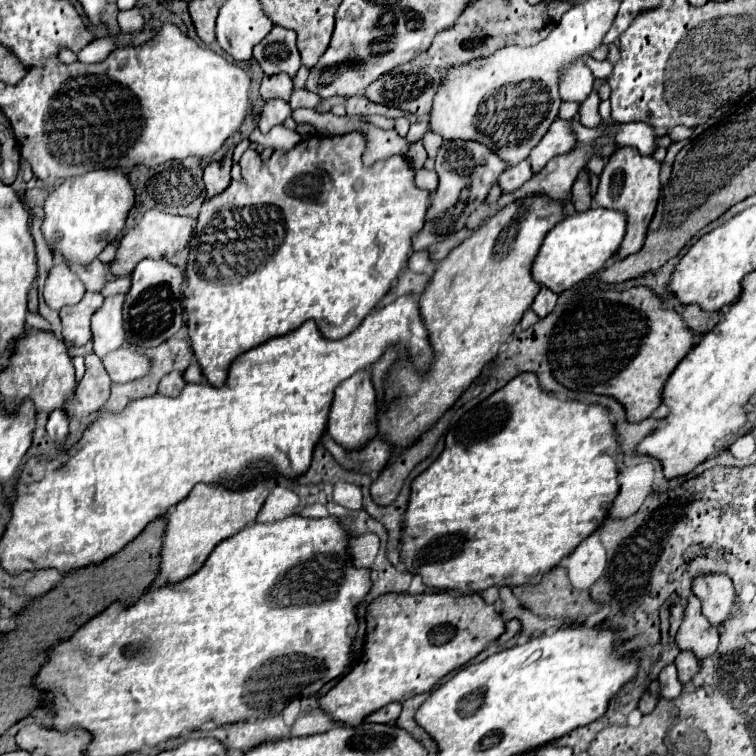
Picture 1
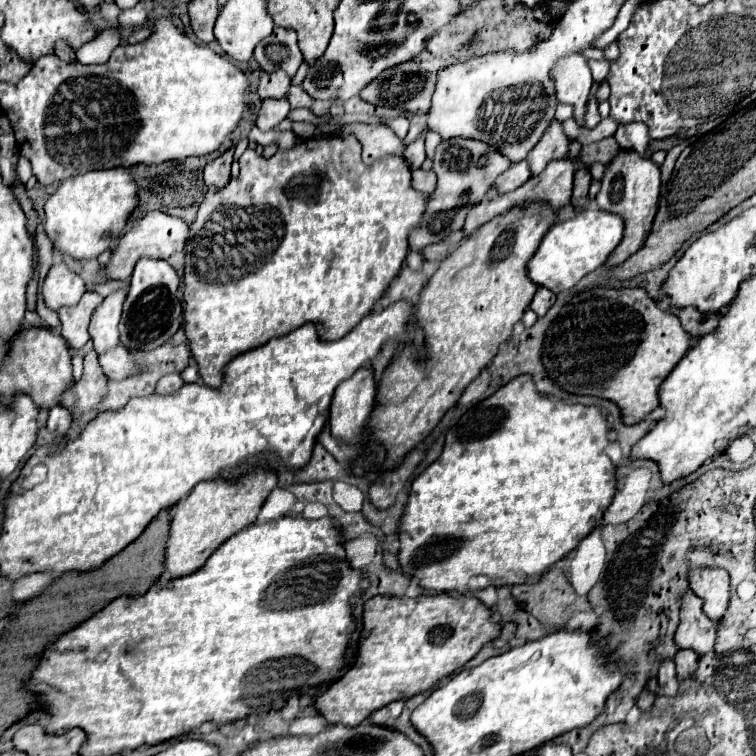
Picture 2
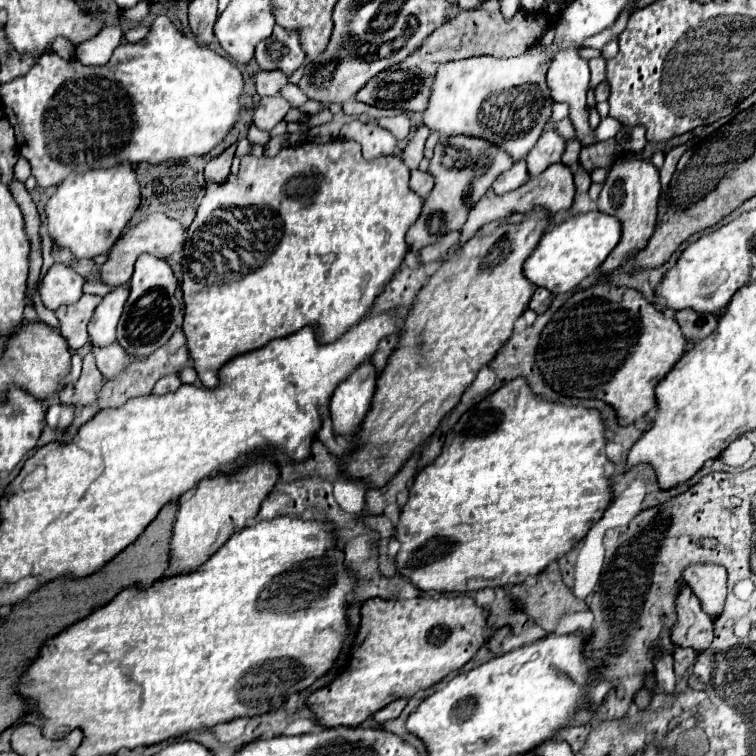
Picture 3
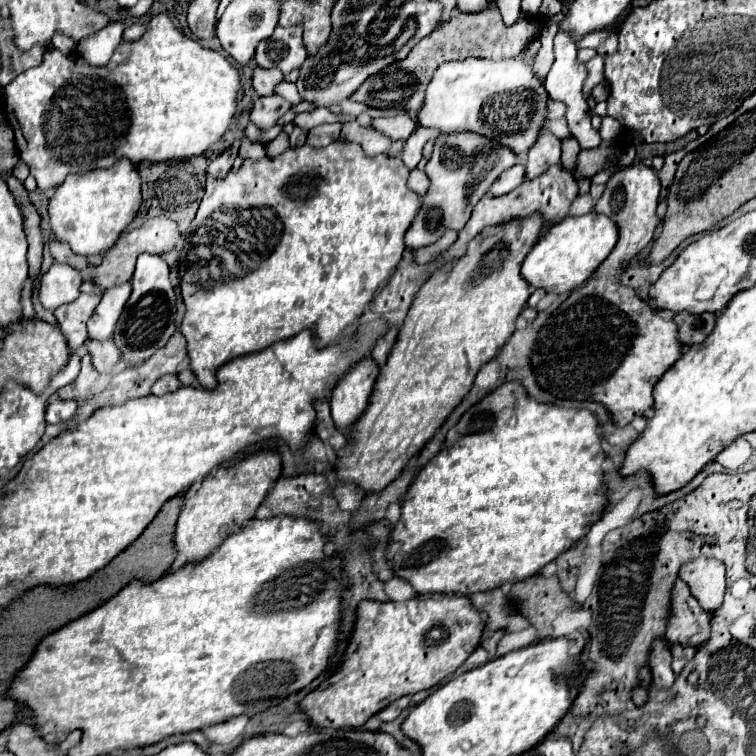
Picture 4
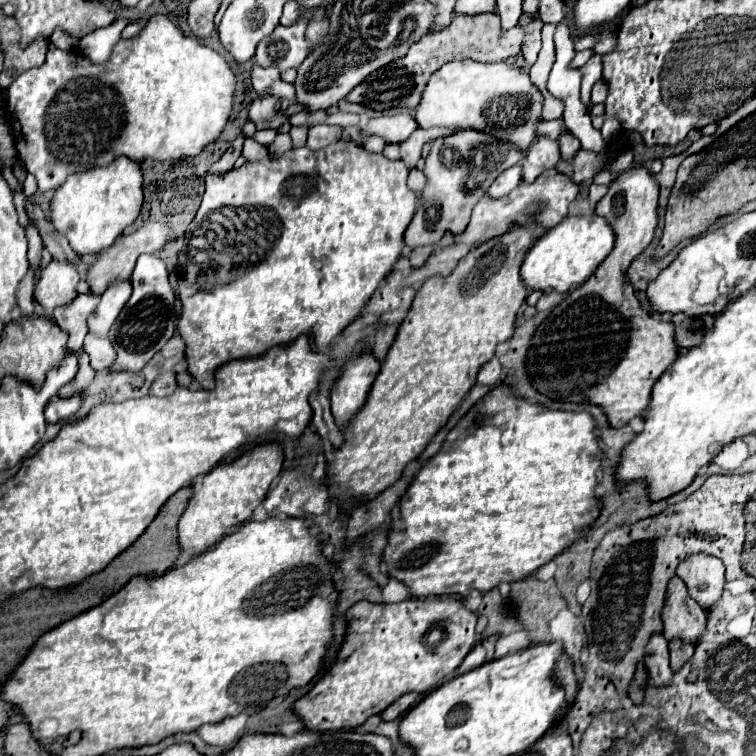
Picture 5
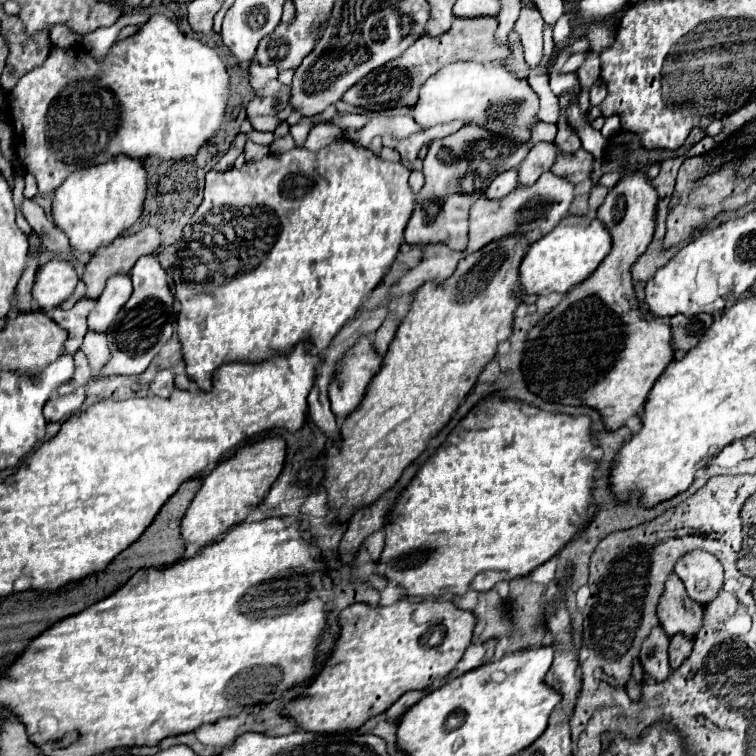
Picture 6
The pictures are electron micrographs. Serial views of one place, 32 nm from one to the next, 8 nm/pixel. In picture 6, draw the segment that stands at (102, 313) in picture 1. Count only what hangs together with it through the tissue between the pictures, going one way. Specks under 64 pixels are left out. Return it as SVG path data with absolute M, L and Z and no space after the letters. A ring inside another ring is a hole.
M112 276L104 288L104 292L98 298L96 308L88 316L88 328L94 332L108 332L110 324L114 322L120 308L128 302L132 294L132 282L130 276Z

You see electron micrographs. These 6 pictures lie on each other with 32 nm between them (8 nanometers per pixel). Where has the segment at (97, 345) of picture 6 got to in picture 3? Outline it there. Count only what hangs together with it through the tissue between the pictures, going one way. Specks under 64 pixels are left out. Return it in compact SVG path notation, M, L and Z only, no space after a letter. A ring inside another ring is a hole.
M118 344L106 348L92 348L92 352L96 354L96 364L106 378L116 378L130 366L130 356Z

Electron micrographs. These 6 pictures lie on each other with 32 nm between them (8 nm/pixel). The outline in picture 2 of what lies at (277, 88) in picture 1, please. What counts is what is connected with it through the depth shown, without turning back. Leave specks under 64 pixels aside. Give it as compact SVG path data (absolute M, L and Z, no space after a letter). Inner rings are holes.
M262 72L258 94L260 94L262 100L266 100L266 98L286 98L286 92L288 92L290 86L292 86L292 82L290 82L290 76L286 72L272 72L272 74Z

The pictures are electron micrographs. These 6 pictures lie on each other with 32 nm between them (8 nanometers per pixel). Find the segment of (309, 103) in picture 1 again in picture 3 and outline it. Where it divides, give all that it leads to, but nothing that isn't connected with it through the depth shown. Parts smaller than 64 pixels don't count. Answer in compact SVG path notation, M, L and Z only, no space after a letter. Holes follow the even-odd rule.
M290 84L290 88L286 88L282 96L290 102L292 108L298 108L298 106L302 106L302 104L308 102L308 96L298 86L294 86L294 84Z

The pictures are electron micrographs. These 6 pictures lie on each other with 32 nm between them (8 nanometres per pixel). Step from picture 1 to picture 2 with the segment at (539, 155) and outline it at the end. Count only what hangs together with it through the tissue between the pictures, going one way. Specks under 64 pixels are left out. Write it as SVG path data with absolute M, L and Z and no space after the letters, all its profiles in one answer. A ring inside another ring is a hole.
M554 120L548 130L544 132L544 136L540 138L540 142L536 144L536 148L532 148L532 152L528 154L528 164L530 164L530 172L532 176L540 174L546 164L554 158L562 158L568 150L570 150L570 144L574 140L566 136L564 128L562 128L562 122Z

